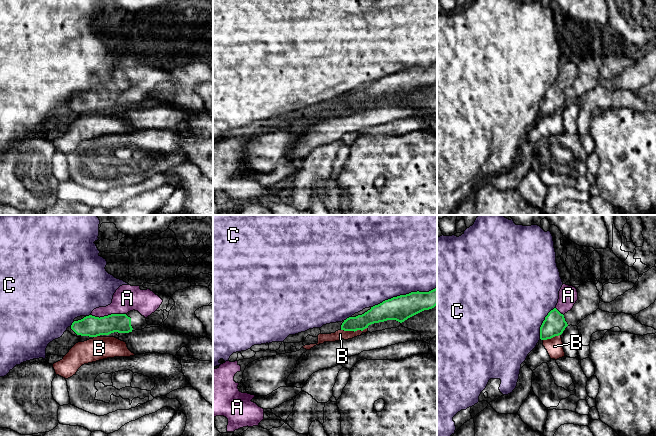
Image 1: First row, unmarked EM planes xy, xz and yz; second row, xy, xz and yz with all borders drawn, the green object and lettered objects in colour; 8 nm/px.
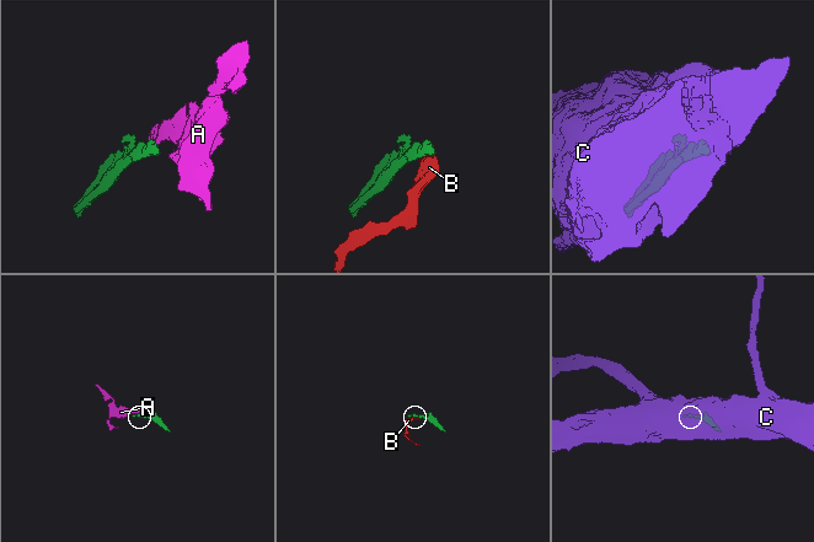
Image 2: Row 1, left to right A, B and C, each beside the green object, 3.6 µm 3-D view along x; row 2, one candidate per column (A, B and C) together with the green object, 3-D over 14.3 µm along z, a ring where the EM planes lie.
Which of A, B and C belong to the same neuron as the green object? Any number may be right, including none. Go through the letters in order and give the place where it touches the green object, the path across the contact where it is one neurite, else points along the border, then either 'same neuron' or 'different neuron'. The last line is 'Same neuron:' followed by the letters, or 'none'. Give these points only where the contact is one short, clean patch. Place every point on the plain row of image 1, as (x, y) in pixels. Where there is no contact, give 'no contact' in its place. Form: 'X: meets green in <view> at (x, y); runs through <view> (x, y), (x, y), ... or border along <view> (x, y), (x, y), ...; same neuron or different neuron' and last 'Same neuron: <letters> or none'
A: meets green in xy at (108, 91); same neuron
B: meets green in xz at (353, 106); border along xz (367, 103), (354, 107), (340, 105); different neuron
C: meets green in xz at (403, 71); different neuron
Same neuron: A

